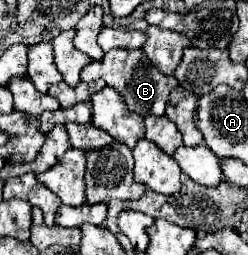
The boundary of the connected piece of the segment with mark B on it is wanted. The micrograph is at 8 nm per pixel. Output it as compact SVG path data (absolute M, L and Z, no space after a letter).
M108 50L102 56L102 60L90 62L80 74L82 82L94 82L98 78L106 80L106 84L122 96L124 104L128 104L128 108L132 112L138 112L142 118L144 116L162 116L166 110L168 94L178 86L178 80L174 76L162 76L158 72L158 68L154 68L154 64L150 64L144 50Z

